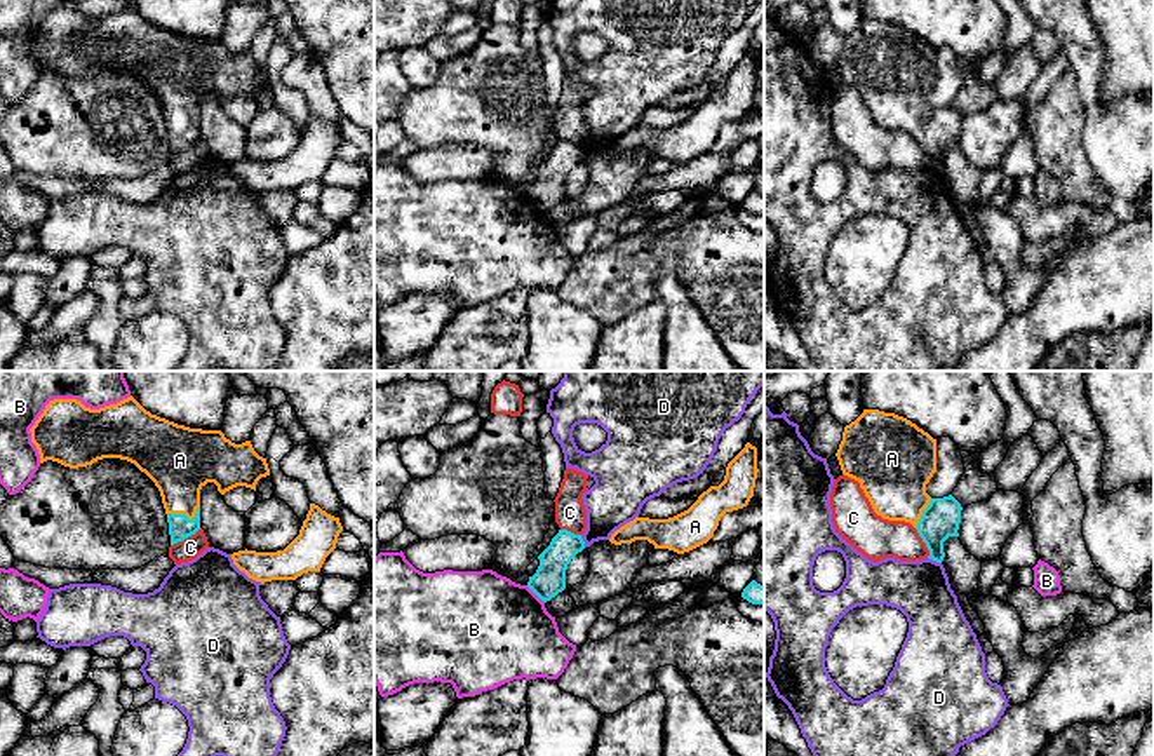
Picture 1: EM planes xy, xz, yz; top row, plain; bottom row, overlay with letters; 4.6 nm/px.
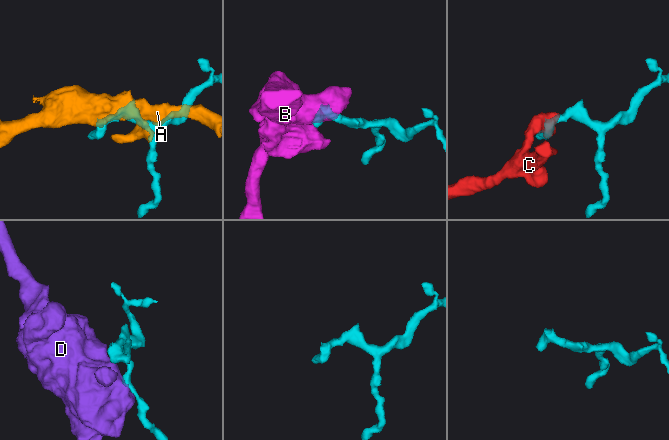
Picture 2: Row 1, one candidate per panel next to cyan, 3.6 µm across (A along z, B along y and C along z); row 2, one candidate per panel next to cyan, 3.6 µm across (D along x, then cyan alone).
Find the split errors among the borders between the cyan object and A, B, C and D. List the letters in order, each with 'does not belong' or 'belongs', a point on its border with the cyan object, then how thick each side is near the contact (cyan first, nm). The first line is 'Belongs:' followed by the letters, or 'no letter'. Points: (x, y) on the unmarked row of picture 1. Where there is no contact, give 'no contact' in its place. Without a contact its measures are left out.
Belongs: A
A: belongs | xy (185, 126) | 110/300 nm
B: does not belong | xz (536, 204) | 150/480 nm
C: does not belong | xy (185, 147) | 110/100 nm
D: does not belong | yz (935, 169) | 180/280 nm

